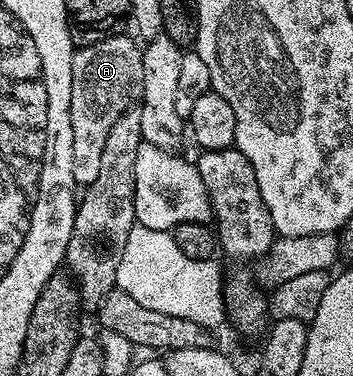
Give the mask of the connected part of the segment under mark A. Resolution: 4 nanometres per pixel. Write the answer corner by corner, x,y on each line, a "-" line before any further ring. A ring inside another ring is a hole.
107,37
93,45
79,46
72,54
70,127
74,135
74,179
77,186
87,187
98,179
106,135
110,135
110,127
118,123
121,115
133,108
140,92
140,82
144,79
144,54
141,46
129,37

